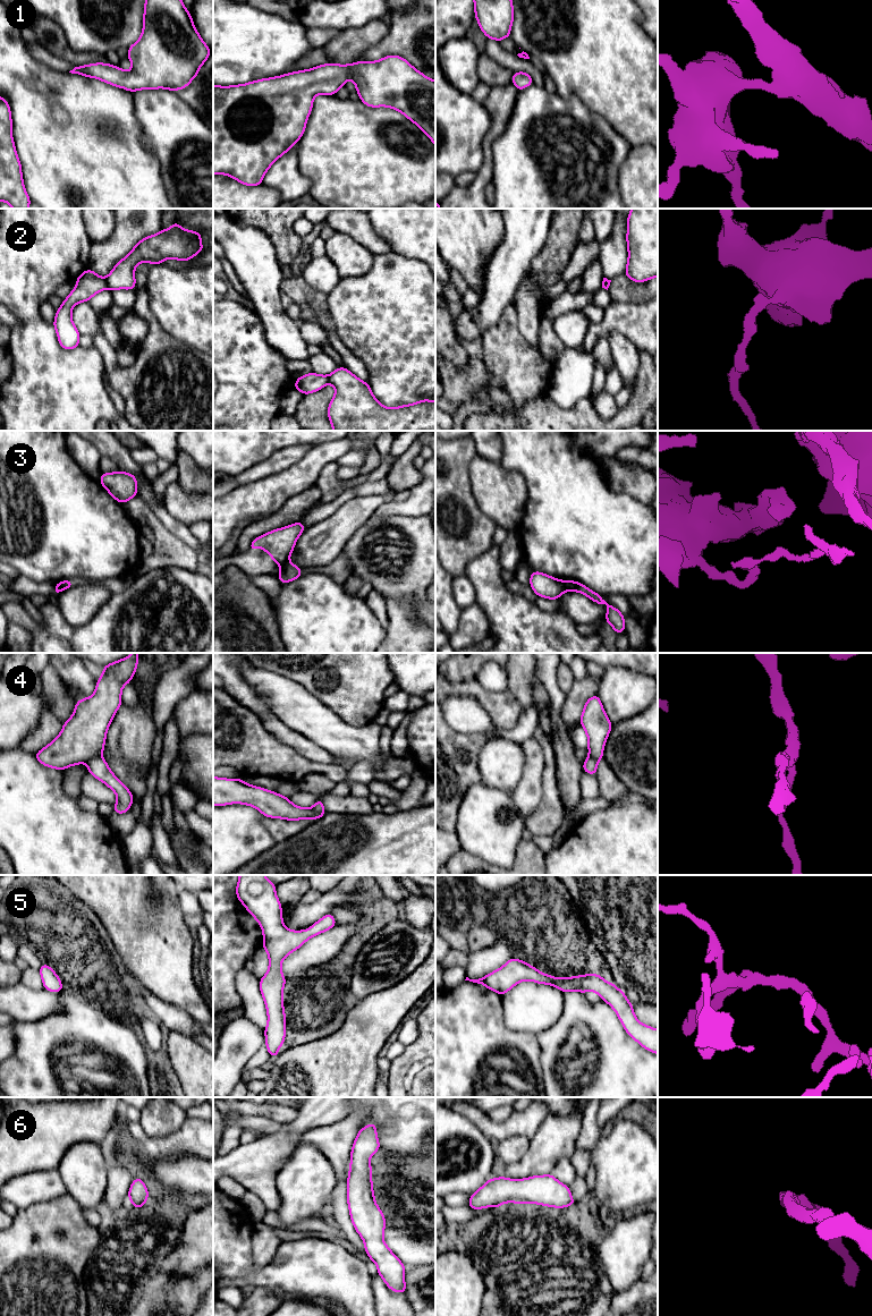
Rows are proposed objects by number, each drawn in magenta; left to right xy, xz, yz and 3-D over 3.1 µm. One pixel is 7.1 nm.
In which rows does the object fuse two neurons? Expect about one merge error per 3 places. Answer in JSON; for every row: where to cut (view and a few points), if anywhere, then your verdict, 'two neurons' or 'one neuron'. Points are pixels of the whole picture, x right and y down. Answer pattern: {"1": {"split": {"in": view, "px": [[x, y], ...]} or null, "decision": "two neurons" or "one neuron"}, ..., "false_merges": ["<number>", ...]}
{"1": {"split": null, "decision": "one neuron"}, "2": {"split": {"in": "xy", "px": [[104, 279], [108, 287]]}, "decision": "two neurons"}, "3": {"split": {"in": "yz", "px": [[565, 582], [568, 588]]}, "decision": "two neurons"}, "4": {"split": {"in": "xy", "px": [[101, 756], [94, 756], [86, 762]]}, "decision": "two neurons"}, "5": {"split": null, "decision": "one neuron"}, "6": {"split": null, "decision": "one neuron"}, "false_merges": ["2", "3", "4"]}

